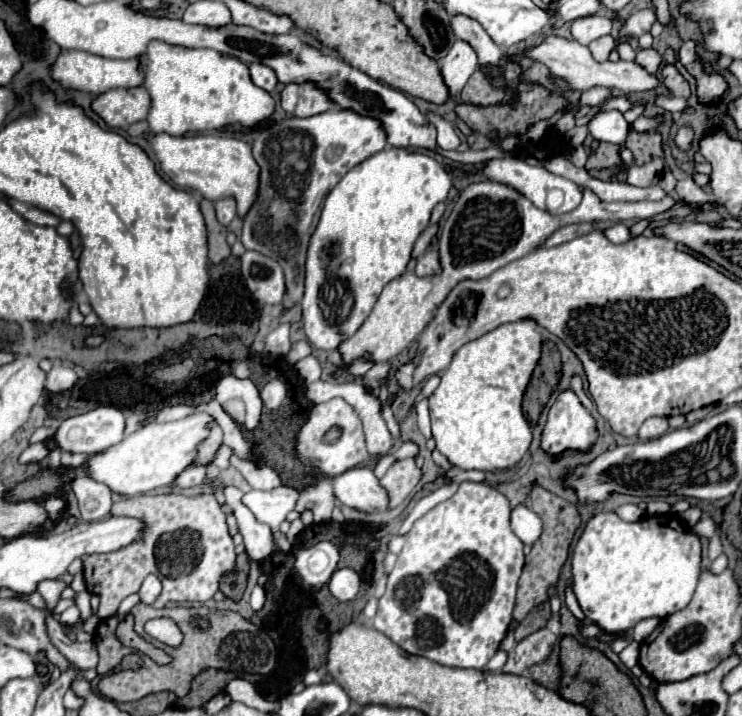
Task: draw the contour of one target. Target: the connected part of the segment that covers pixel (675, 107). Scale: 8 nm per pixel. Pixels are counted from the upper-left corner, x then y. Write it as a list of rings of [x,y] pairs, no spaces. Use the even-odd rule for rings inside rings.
[[[658,96],[656,100],[658,106],[662,106],[668,112],[684,112],[686,110],[686,100],[684,98],[668,98],[668,96]]]

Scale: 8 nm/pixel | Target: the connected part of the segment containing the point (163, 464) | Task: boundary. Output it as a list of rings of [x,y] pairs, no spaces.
[[[196,412],[176,422],[164,422],[164,424],[148,424],[134,434],[126,436],[118,446],[110,446],[104,452],[90,458],[86,464],[82,464],[82,470],[98,480],[110,486],[112,492],[124,494],[124,496],[136,496],[146,494],[164,486],[170,486],[178,480],[178,476],[188,470],[200,452],[200,444],[210,436],[208,424],[216,422],[212,414],[208,412]]]

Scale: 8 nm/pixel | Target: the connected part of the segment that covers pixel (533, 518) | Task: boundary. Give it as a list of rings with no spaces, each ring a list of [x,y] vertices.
[[[520,504],[512,510],[512,532],[522,540],[522,544],[534,544],[542,532],[542,520],[528,506]]]

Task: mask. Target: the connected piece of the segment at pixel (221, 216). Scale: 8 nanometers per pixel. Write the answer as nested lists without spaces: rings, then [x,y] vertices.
[[[232,196],[214,202],[214,206],[216,206],[216,218],[222,226],[228,226],[236,218],[236,200]]]

